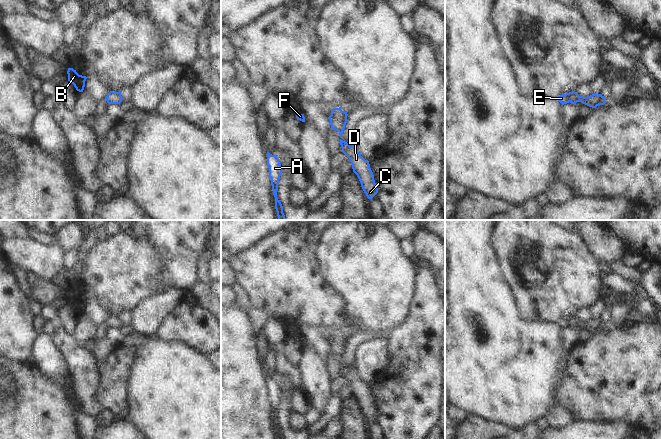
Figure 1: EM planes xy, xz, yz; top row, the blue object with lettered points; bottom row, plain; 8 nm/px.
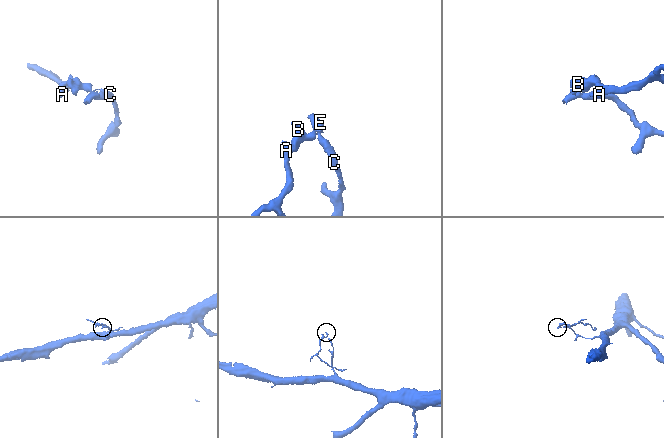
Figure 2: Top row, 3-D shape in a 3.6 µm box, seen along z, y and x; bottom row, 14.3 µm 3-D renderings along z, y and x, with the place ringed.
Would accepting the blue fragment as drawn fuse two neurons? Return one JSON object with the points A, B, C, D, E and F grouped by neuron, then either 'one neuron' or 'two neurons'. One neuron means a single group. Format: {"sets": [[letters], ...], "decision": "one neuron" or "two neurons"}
{"sets": [["A", "B", "F"], ["C", "D", "E"]], "decision": "two neurons"}

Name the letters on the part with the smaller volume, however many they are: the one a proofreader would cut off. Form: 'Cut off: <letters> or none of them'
Cut off: A, B, F

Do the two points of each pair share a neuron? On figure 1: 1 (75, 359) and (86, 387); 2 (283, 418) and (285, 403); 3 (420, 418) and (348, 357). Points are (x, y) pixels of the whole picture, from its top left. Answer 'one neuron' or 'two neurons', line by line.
1: one neuron
2: one neuron
3: two neurons

